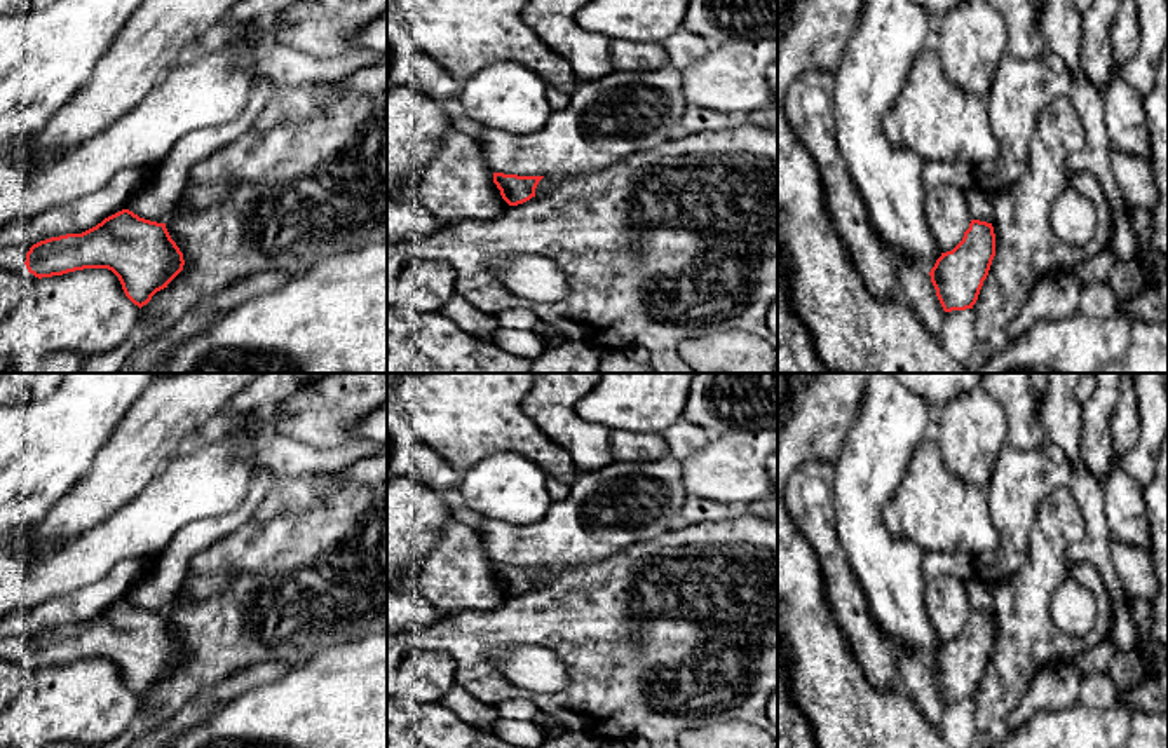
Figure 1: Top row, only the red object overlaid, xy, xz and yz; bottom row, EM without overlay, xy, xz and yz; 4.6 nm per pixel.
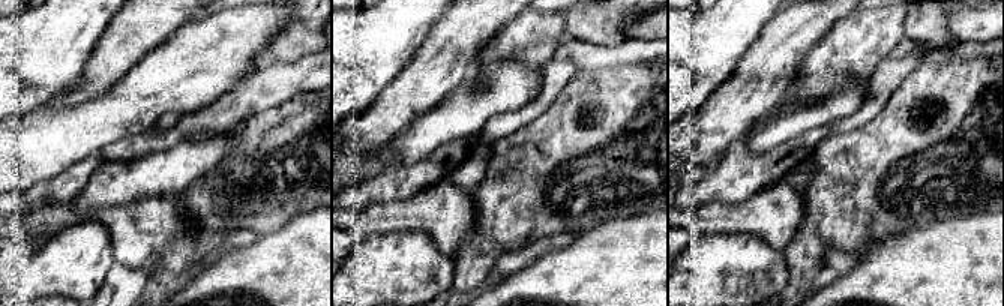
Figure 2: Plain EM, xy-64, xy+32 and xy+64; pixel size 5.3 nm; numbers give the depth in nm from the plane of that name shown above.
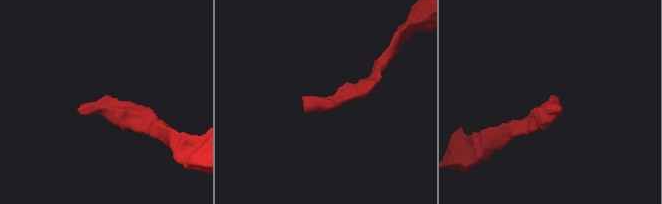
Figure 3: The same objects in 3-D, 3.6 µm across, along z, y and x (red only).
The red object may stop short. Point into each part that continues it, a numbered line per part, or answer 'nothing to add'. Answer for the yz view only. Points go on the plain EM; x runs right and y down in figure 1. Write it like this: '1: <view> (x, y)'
nothing to add

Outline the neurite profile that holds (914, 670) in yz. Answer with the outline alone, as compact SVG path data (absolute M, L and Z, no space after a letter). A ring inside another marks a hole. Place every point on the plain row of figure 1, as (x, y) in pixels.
M893 643L896 654L901 687L910 694L924 717L940 725L945 710L945 701L936 687L929 663L908 645Z

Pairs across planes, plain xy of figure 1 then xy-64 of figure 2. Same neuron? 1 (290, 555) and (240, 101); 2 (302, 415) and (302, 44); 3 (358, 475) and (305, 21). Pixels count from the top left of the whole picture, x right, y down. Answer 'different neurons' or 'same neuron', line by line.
1: different neurons
2: same neuron
3: different neurons

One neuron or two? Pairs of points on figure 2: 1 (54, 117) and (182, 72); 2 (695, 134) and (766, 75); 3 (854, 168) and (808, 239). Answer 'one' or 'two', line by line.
1: one
2: one
3: one

